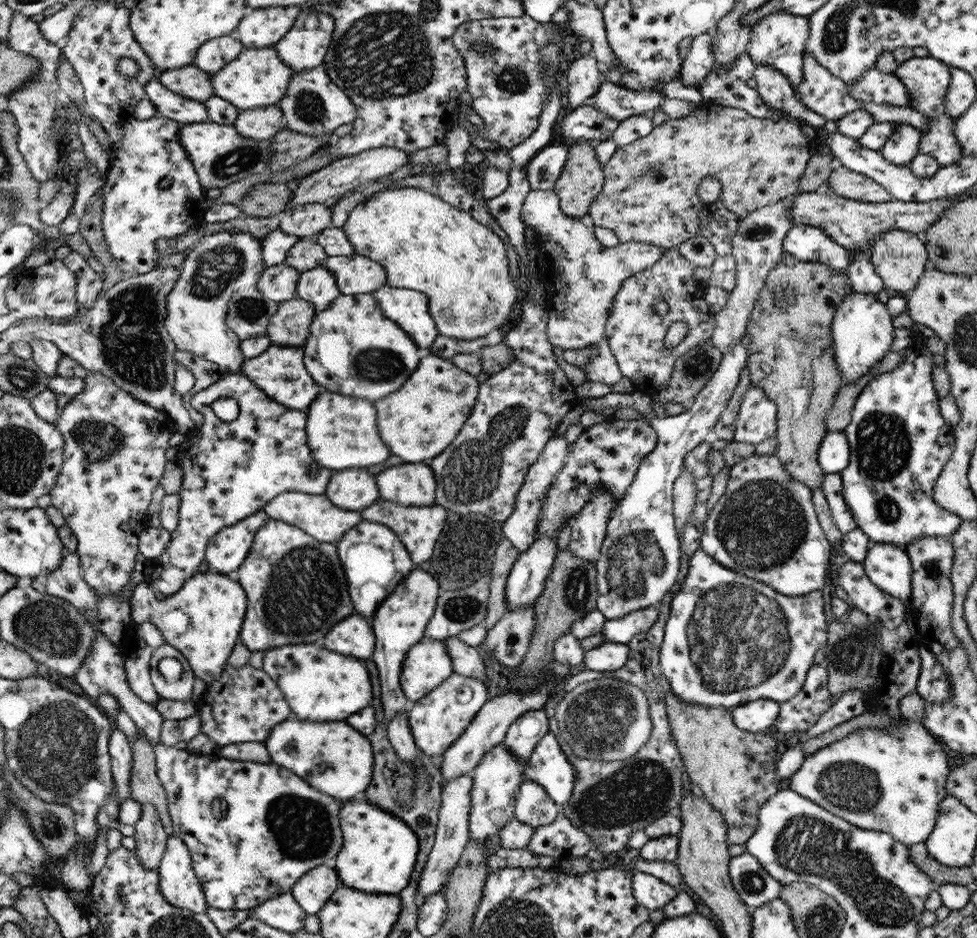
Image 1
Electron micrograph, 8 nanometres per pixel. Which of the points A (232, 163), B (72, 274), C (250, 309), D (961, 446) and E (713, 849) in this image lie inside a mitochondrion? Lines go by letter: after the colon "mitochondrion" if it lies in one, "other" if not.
A: mitochondrion
B: other
C: mitochondrion
D: other
E: other

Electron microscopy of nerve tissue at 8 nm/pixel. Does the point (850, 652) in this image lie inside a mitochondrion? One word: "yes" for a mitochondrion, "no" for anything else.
yes

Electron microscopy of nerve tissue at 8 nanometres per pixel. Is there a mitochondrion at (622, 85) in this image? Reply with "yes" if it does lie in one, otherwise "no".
no

